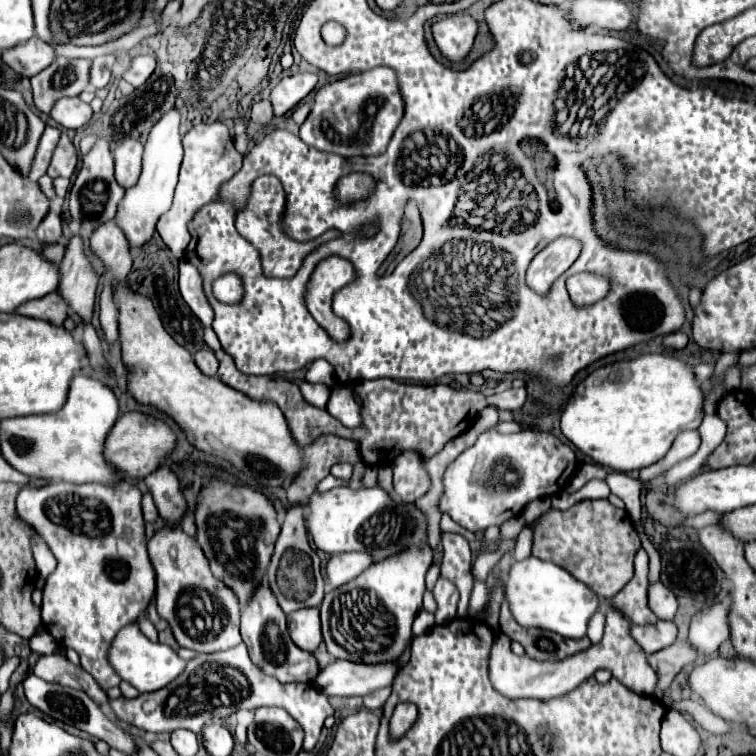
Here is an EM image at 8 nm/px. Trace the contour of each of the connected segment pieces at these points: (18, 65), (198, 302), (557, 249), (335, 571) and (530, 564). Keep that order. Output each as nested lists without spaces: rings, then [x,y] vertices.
[[[35,36],[35,40],[27,40],[27,44],[19,44],[11,50],[5,50],[3,60],[21,76],[35,76],[37,72],[53,64],[55,50],[51,44]]]
[[[187,260],[179,262],[179,290],[181,290],[183,300],[193,310],[193,314],[205,326],[211,326],[211,322],[213,322],[213,310],[211,310],[207,298],[203,296],[201,276],[199,276],[197,268],[191,262],[187,262]]]
[[[561,236],[547,244],[527,268],[527,286],[545,296],[559,274],[563,274],[581,254],[581,242],[577,238]]]
[[[365,552],[335,554],[327,562],[327,580],[333,588],[339,588],[341,584],[347,584],[355,576],[359,576],[359,572],[363,572],[369,564],[373,564],[373,560]]]
[[[535,556],[511,566],[505,582],[505,598],[509,600],[509,608],[519,624],[551,630],[565,638],[583,638],[589,620],[599,610],[599,596],[587,584],[573,578],[561,566],[543,562]]]

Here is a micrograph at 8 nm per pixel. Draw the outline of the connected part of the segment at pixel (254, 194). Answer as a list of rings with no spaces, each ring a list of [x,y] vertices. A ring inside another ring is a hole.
[[[261,176],[259,180],[255,180],[255,184],[251,188],[251,200],[247,202],[247,208],[237,214],[237,230],[239,230],[239,234],[245,240],[249,240],[255,248],[261,250],[263,272],[267,276],[275,276],[275,278],[291,278],[291,276],[295,276],[297,270],[301,268],[305,256],[309,256],[321,244],[325,244],[329,240],[335,240],[335,238],[341,238],[339,230],[325,232],[319,240],[311,240],[307,244],[299,244],[299,242],[283,236],[283,232],[279,228],[279,216],[283,216],[283,204],[285,204],[285,192],[283,192],[283,186],[281,186],[279,178],[277,176]]]

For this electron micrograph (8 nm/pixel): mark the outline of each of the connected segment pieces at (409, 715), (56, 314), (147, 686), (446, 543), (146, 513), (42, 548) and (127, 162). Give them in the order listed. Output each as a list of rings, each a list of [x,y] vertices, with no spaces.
[[[399,704],[391,716],[391,738],[403,736],[415,722],[417,708],[413,704]]]
[[[51,292],[43,298],[31,300],[27,304],[21,304],[17,308],[19,314],[23,316],[31,316],[31,318],[39,318],[39,320],[51,320],[51,324],[63,324],[65,318],[69,316],[69,306],[67,302],[59,296],[59,292]]]
[[[131,624],[131,628],[125,628],[123,632],[119,632],[119,636],[115,636],[115,644],[111,646],[111,666],[119,672],[119,676],[125,682],[133,684],[139,692],[155,692],[171,684],[175,678],[179,678],[187,662],[179,658],[179,654],[171,646],[149,642],[139,632],[137,624]]]
[[[443,534],[443,548],[445,548],[445,554],[441,562],[441,578],[457,586],[461,594],[459,616],[467,616],[467,604],[469,604],[469,594],[473,586],[469,544],[459,534]]]
[[[151,494],[143,496],[143,518],[145,518],[145,522],[157,522],[157,518],[159,518]]]
[[[35,536],[35,540],[33,540],[33,556],[37,562],[39,576],[47,578],[55,570],[55,556],[51,554],[51,550],[47,548],[47,544],[43,542],[41,536]]]
[[[125,138],[121,140],[115,150],[115,178],[123,188],[131,188],[139,174],[141,174],[141,158],[143,158],[145,146],[139,140]]]

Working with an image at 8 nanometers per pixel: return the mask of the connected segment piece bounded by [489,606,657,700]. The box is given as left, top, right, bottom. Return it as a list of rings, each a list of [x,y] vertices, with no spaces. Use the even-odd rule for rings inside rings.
[[[609,606],[605,610],[607,622],[605,622],[605,634],[599,644],[591,644],[591,648],[577,652],[573,656],[567,656],[557,662],[539,662],[525,656],[515,656],[509,648],[509,638],[505,634],[497,634],[491,660],[489,660],[489,678],[493,688],[507,696],[507,698],[537,698],[537,700],[549,700],[563,696],[571,690],[575,690],[581,682],[591,678],[599,668],[609,670],[619,682],[623,682],[627,688],[631,688],[635,694],[641,696],[655,696],[657,690],[657,674],[647,664],[643,648],[635,642],[631,636],[631,622],[627,616],[617,610],[615,606]]]

